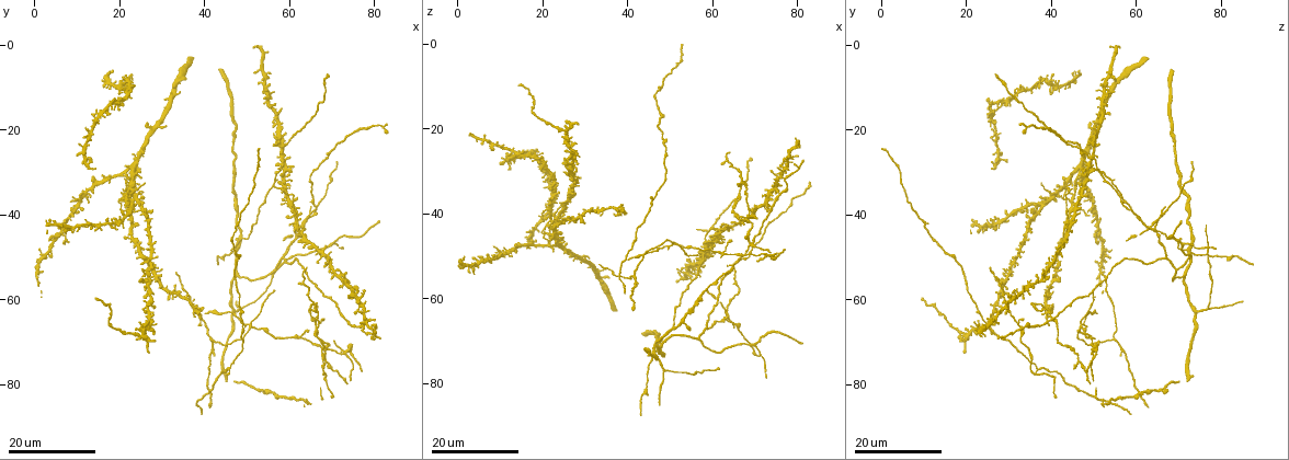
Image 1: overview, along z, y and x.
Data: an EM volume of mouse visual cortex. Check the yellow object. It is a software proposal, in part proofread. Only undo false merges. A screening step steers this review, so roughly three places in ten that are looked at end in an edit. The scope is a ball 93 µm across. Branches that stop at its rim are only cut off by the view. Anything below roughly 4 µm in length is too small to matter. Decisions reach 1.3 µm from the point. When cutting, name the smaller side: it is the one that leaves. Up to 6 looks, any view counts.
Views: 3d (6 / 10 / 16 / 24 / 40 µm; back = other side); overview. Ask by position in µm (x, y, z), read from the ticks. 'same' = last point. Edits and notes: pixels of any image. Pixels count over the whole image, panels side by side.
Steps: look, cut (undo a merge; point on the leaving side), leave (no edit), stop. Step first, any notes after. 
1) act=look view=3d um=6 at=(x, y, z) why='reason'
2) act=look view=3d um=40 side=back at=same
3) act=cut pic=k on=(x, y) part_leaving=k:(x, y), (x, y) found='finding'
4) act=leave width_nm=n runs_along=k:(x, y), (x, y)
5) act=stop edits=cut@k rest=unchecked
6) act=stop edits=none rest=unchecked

act=look view=3d um=16 at=(25.0, 69.5, 21.0)

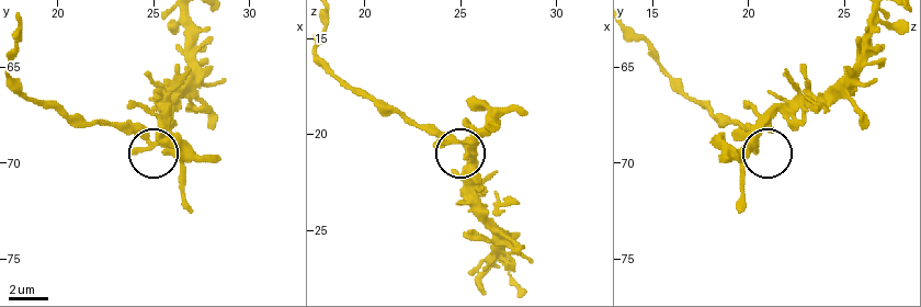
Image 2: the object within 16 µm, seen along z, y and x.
act=look view=3d um=6 at=(25.5, 69.0, 20.5)

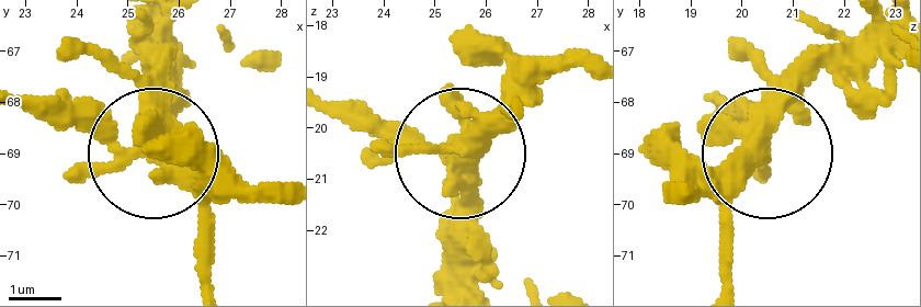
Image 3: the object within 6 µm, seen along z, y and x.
act=look view=3d um=6 side=back at=(25.50, 68.95, 20.40)

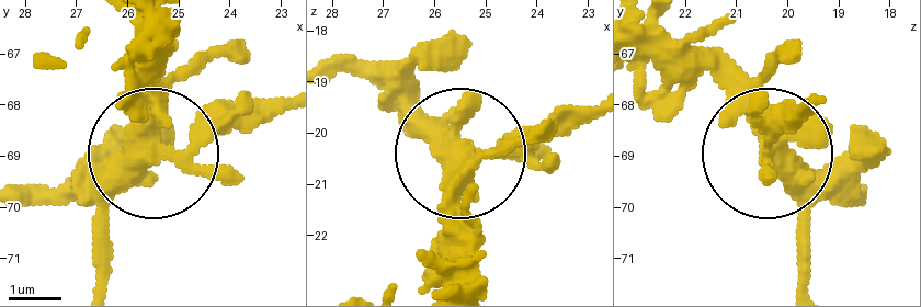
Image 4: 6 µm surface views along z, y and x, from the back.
act=cut pic=4 on=(256, 106) part_leaving=4:(205, 136), (279, 114) found='a second neuron is stuck on'

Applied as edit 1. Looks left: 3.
act=look view=overview why='see it whole again'

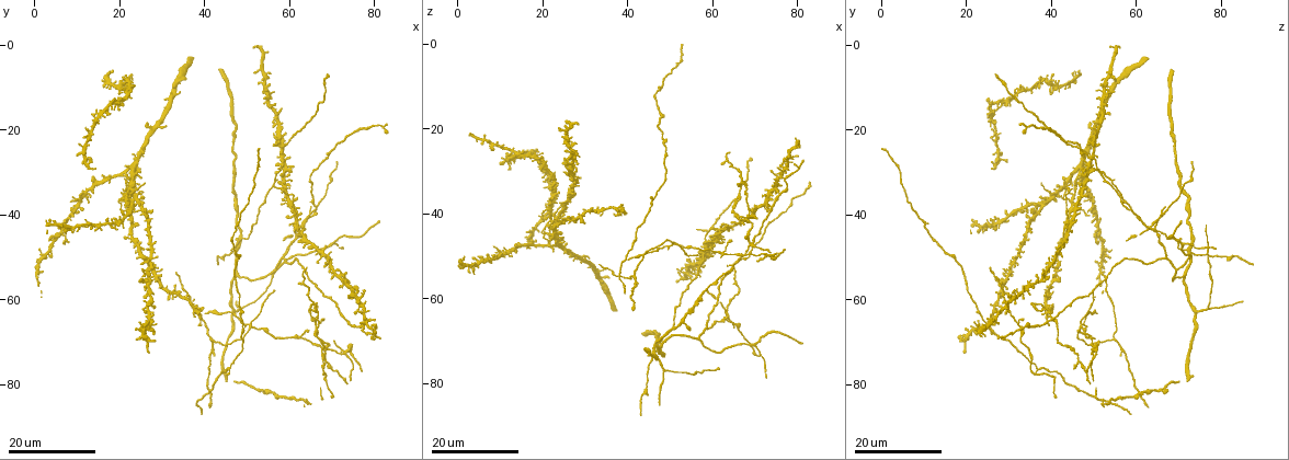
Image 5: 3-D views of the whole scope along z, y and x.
act=look view=3d um=16 at=(41.0, 69.5, 54.5)

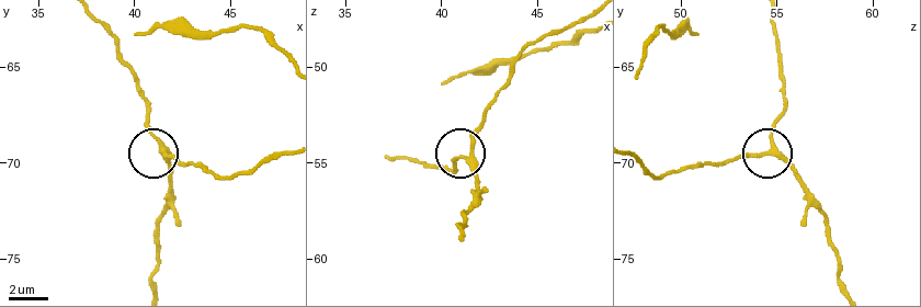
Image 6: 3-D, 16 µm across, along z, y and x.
act=look view=3d um=10 at=(41.5, 69.2, 55.0) why='zoom in'

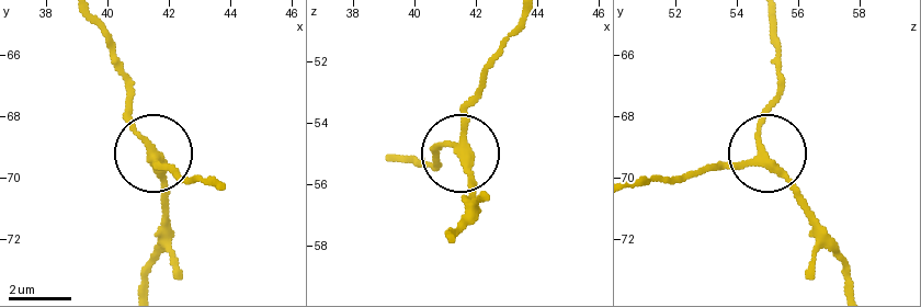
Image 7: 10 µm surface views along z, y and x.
act=leave arms=3 runs_along=7:(522, 21), (486, 76), (467, 123), (459, 157), (467, 215) found='all the same neuron'

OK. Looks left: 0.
act=stop edits=cut@4 rest=unchecked

